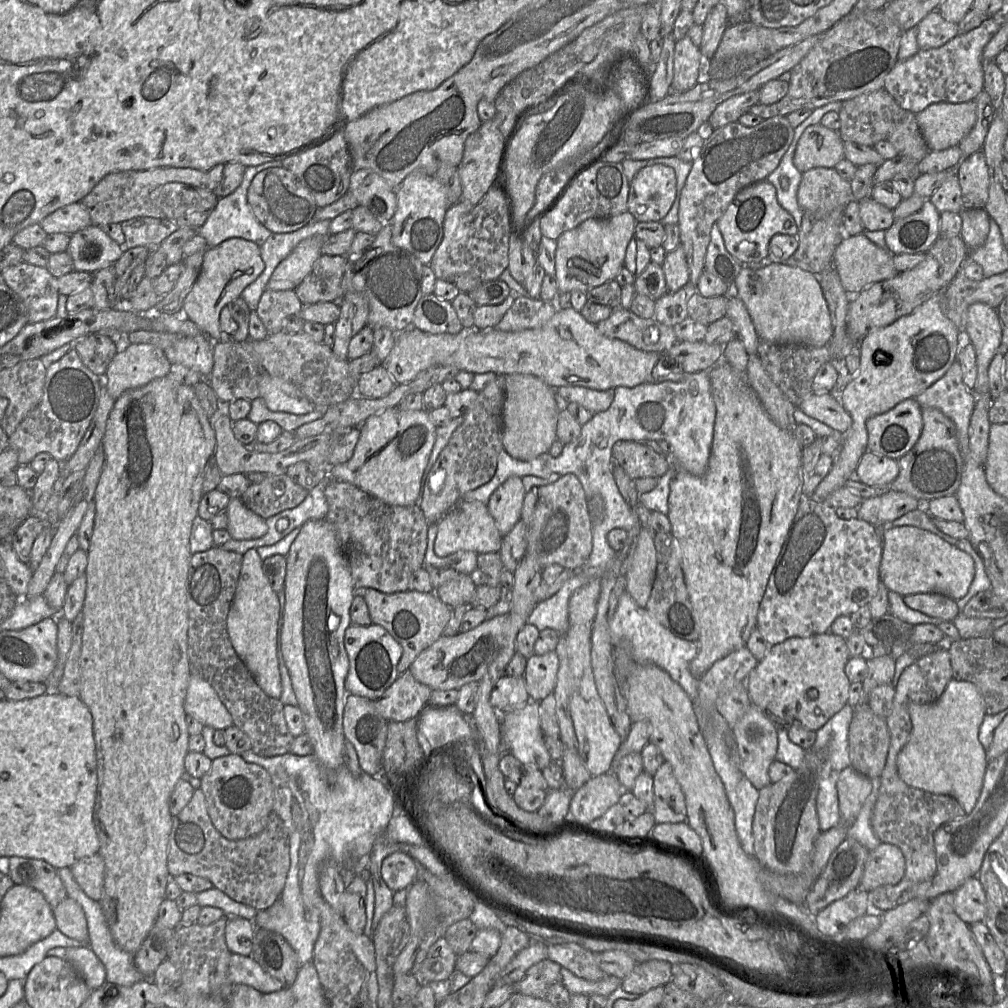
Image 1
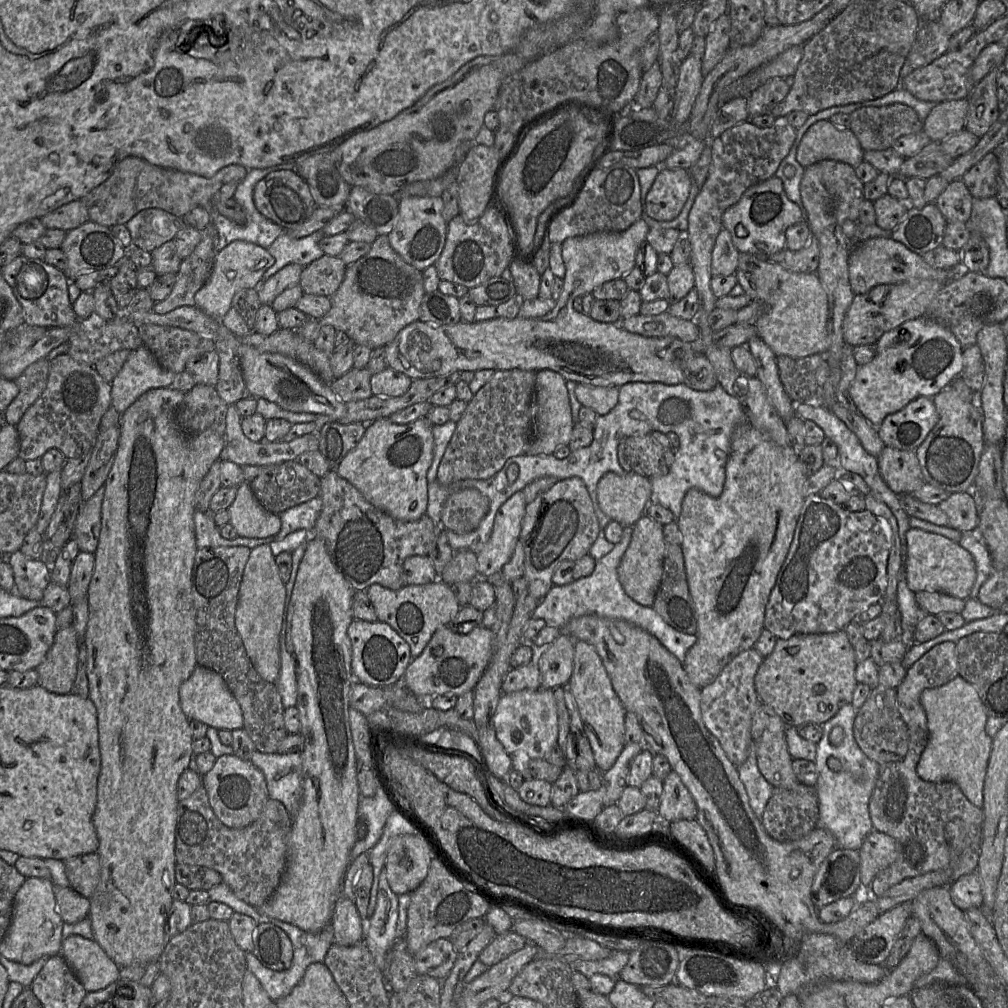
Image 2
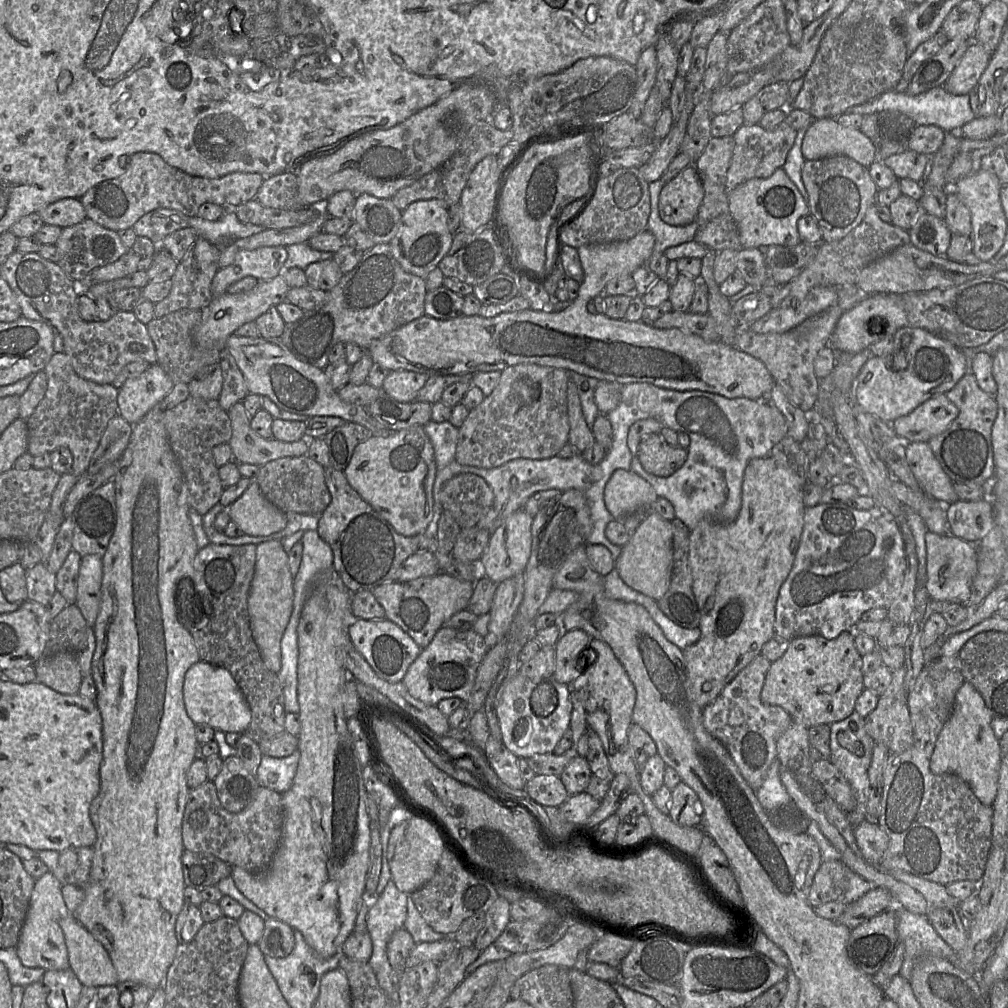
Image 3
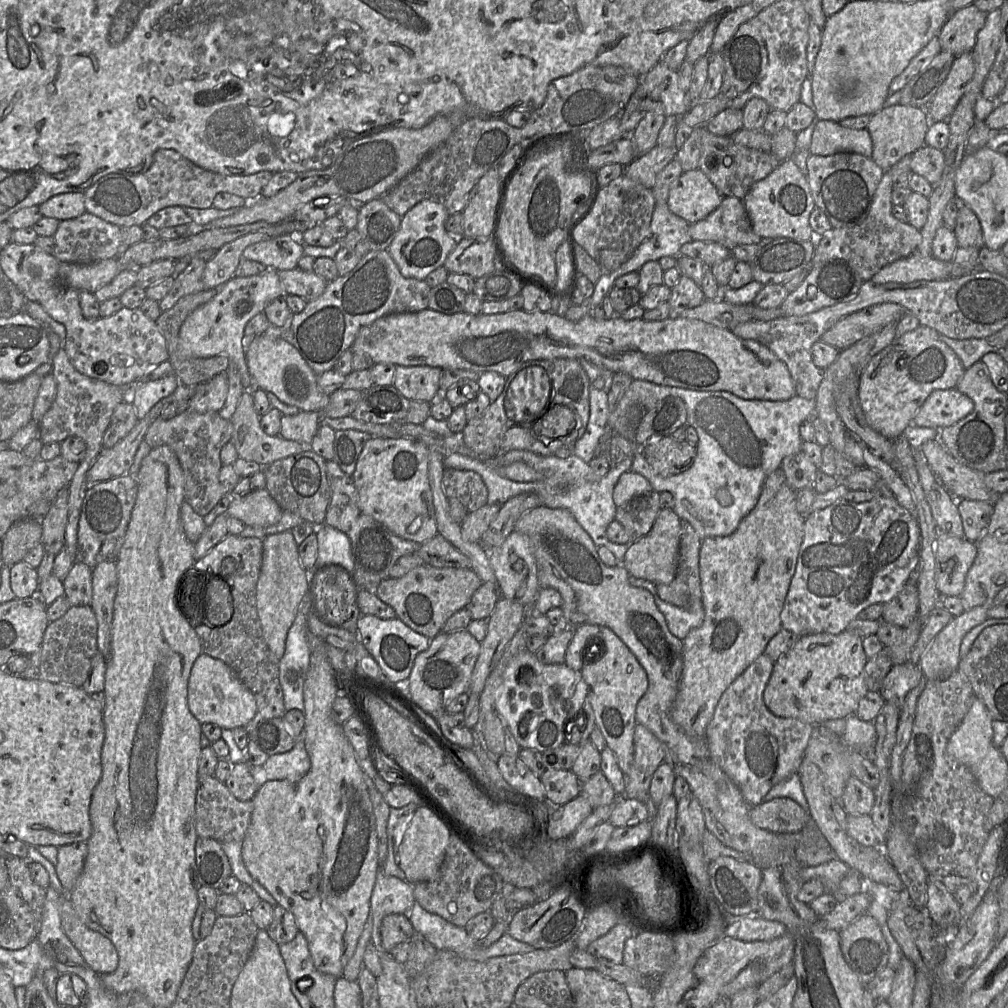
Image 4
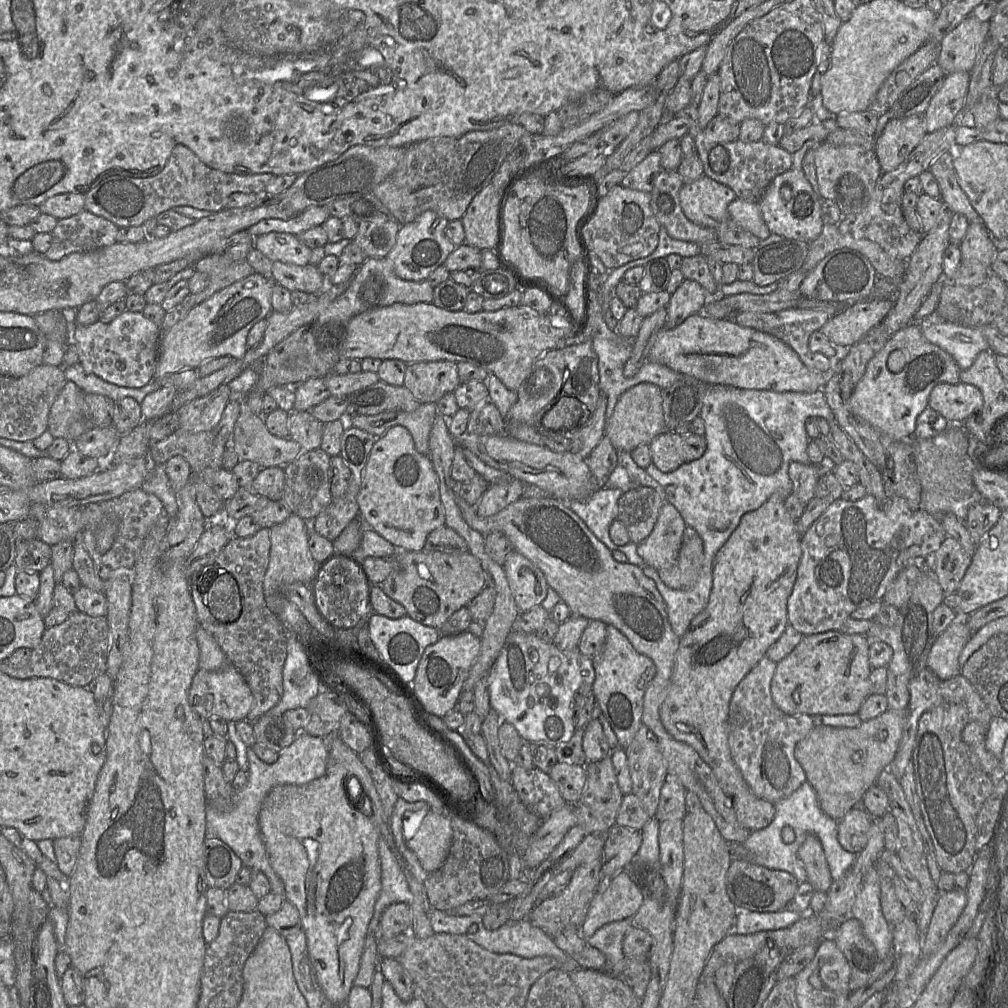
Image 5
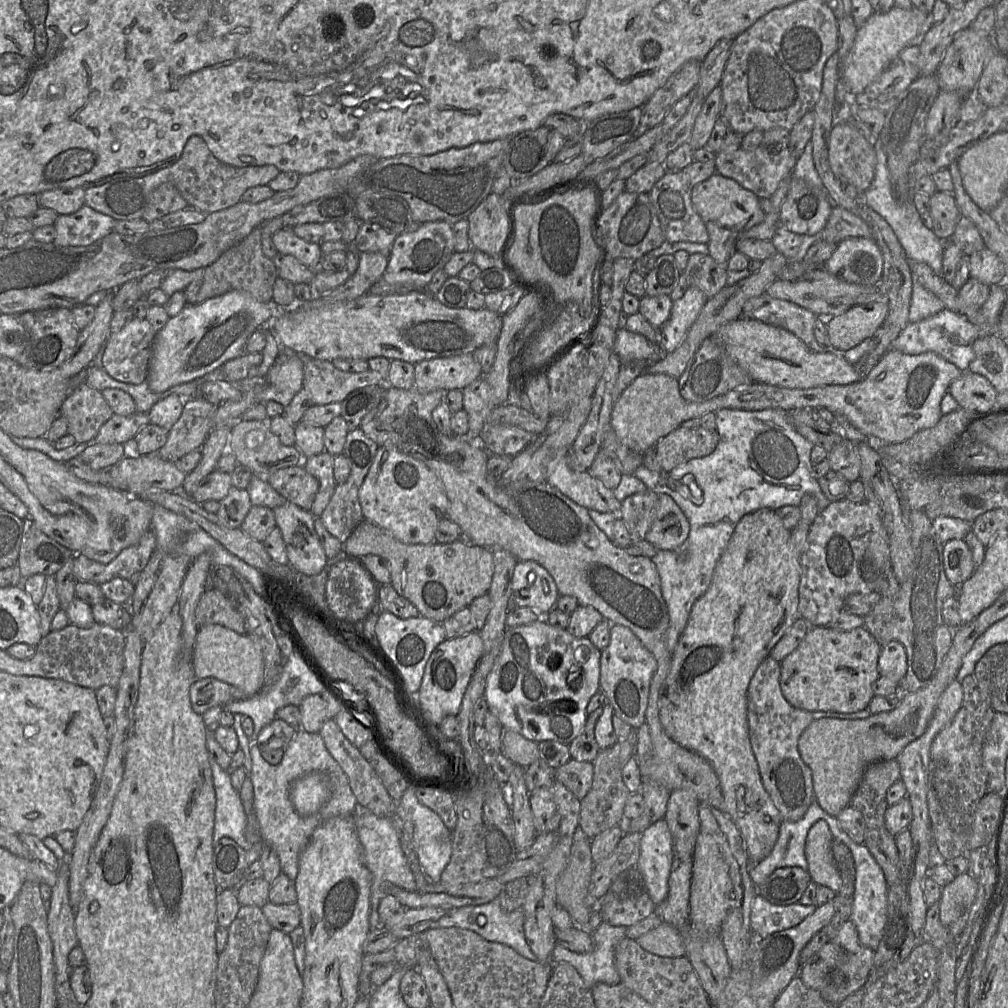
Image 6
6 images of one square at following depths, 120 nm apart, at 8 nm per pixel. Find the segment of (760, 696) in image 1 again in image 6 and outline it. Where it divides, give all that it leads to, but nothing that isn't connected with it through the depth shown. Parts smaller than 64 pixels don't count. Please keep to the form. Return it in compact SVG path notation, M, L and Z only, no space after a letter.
M811 627L798 647L780 662L780 687L785 699L795 708L816 712L854 713L868 708L874 697L873 683L880 676L878 658L882 646L864 627L850 631Z

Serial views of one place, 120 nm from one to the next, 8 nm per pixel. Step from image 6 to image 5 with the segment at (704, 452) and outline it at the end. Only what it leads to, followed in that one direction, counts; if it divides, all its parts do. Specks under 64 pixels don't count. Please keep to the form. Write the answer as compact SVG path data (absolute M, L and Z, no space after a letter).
M665 431L649 444L652 464L664 473L675 471L682 464L699 459L707 443L704 436L694 433L679 435Z

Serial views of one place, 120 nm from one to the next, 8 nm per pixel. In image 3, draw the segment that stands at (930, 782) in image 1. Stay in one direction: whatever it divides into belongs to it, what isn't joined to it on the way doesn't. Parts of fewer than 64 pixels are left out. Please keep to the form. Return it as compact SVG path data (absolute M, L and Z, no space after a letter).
M965 681L956 693L952 714L937 738L930 759L930 770L933 774L958 775L985 806L992 806L996 798L1003 756L999 740L990 725L992 719L981 694Z

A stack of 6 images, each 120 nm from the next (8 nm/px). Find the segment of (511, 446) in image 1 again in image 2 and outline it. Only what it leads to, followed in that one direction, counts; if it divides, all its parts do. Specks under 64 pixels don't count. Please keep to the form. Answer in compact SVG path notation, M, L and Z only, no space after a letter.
M552 370L536 372L532 400L534 407L534 435L527 446L526 455L553 454L558 447L568 446L574 421L566 382L559 373Z

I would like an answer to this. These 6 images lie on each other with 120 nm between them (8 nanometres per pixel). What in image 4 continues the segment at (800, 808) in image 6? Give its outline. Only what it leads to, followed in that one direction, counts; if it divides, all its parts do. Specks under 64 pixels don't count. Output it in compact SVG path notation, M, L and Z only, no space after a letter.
M764 653L757 657L723 693L713 718L706 728L705 740L712 758L739 787L744 799L751 807L761 804L772 787L797 773L815 726L794 718L778 717L767 708L763 700L763 692L770 679L773 666L774 662Z

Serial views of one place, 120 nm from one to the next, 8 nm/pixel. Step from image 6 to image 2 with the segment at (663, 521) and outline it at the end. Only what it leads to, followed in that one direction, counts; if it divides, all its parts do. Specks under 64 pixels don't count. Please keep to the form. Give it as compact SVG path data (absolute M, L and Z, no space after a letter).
M644 514L632 526L630 544L618 567L618 578L625 593L635 602L646 607L653 605L663 574L665 553L663 526Z

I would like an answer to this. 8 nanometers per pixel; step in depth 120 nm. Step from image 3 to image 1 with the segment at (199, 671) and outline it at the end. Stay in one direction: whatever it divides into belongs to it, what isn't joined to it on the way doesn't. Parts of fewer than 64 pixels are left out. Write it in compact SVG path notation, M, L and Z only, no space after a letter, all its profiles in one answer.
M190 675L184 700L184 711L197 719L203 726L225 730L233 725L226 707L213 687L199 676Z

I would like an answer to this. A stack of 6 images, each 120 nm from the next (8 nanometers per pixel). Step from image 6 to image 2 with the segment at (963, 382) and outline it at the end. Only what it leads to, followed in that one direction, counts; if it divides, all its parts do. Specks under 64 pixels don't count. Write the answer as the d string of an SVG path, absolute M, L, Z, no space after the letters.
M921 396L898 412L887 415L878 427L885 446L915 451L939 420L932 397Z

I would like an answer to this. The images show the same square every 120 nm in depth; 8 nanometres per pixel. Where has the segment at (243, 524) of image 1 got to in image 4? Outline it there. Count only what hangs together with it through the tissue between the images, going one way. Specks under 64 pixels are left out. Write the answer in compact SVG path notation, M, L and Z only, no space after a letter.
M258 489L243 496L231 497L226 513L246 526L268 527L279 522L282 512L266 489Z

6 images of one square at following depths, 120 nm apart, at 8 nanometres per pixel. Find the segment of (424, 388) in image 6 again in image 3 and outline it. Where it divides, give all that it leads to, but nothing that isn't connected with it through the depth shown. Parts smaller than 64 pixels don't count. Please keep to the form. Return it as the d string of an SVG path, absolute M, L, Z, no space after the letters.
M408 370L390 371L381 389L399 402L410 403L416 400L419 390L429 377L427 374Z

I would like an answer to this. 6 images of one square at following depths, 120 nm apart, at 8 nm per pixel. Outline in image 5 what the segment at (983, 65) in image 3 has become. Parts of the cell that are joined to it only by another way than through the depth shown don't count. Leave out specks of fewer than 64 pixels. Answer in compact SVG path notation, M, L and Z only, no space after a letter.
M969 72L946 75L923 115L927 133L958 122L964 112L969 83Z

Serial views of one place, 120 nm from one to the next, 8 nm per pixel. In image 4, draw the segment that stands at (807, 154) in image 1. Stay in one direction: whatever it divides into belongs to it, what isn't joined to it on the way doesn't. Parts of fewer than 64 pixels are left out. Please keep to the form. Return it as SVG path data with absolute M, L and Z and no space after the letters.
M832 120L816 121L810 154L819 156L851 152L872 157L873 142L867 129L851 129Z

